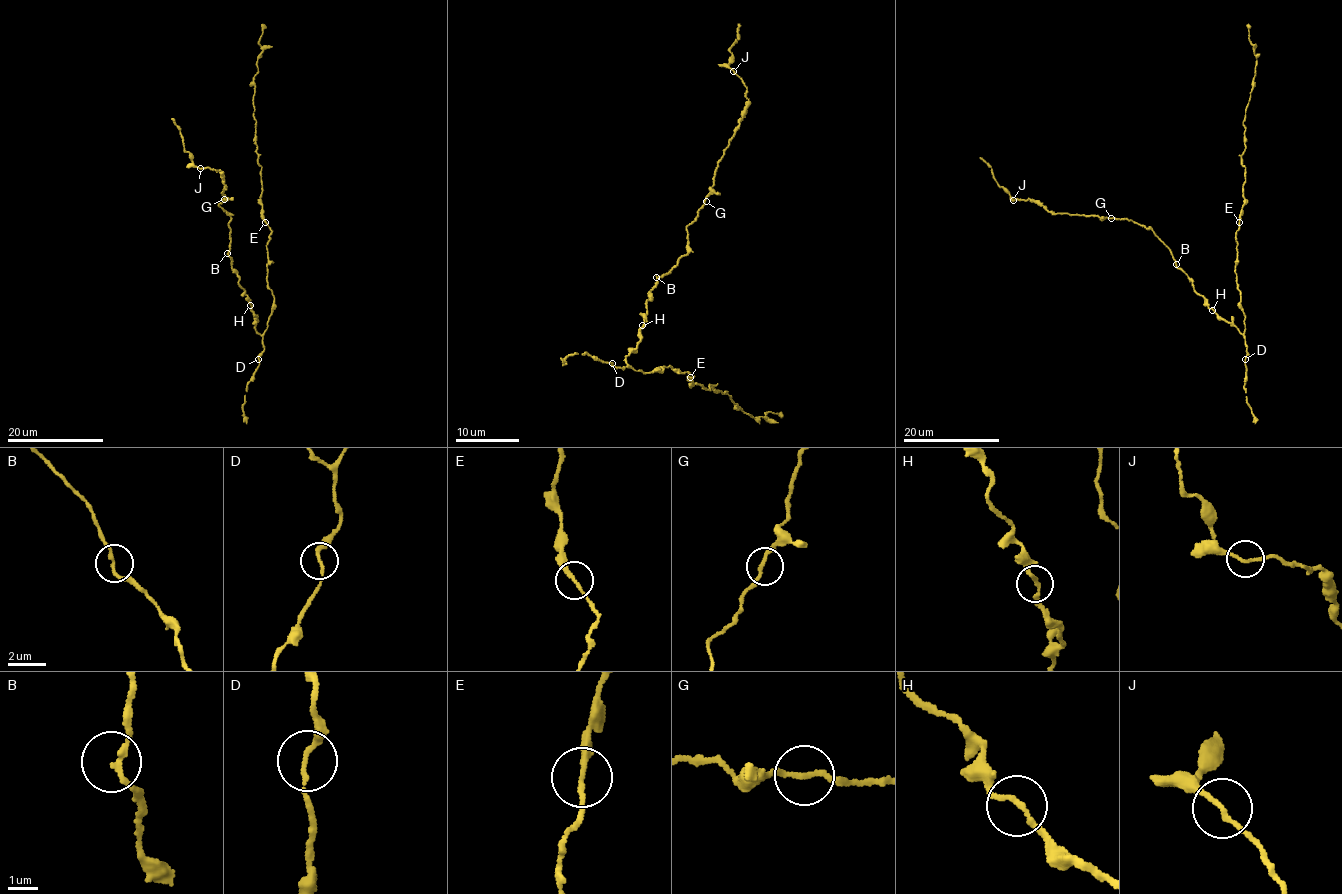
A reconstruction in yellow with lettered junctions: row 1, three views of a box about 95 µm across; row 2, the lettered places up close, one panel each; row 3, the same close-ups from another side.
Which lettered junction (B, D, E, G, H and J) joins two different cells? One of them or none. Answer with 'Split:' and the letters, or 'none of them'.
Split: none of them

